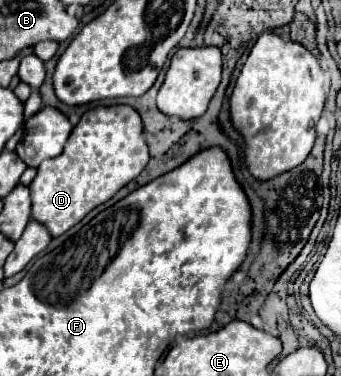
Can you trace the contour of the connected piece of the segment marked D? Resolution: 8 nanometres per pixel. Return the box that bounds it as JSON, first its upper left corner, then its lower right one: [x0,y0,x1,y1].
[29,105,149,237]

